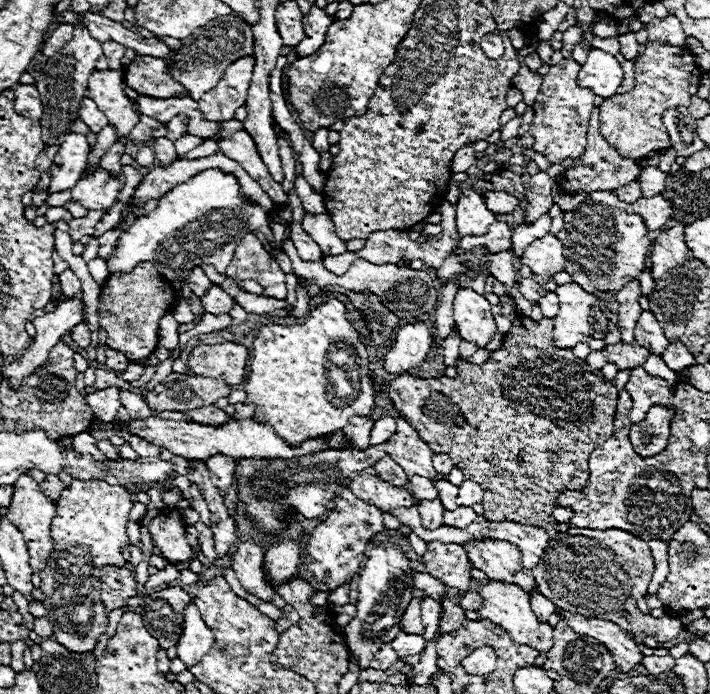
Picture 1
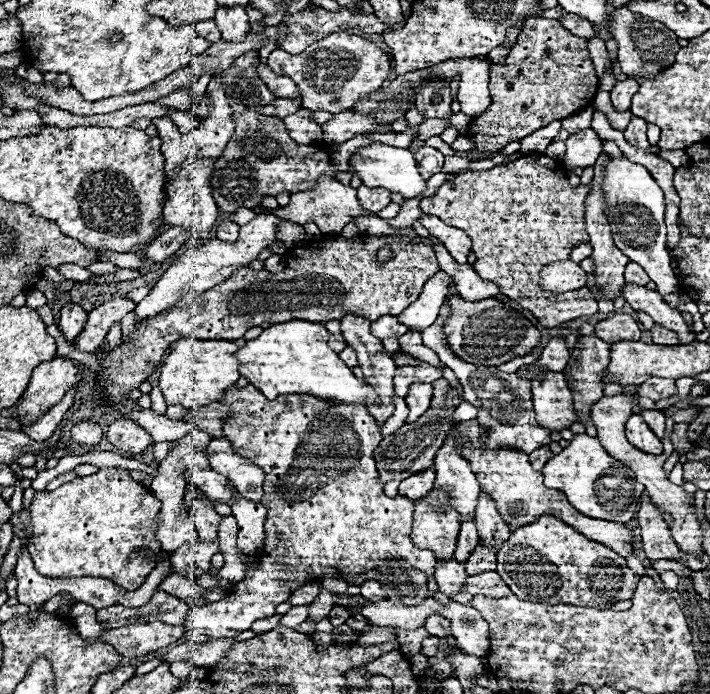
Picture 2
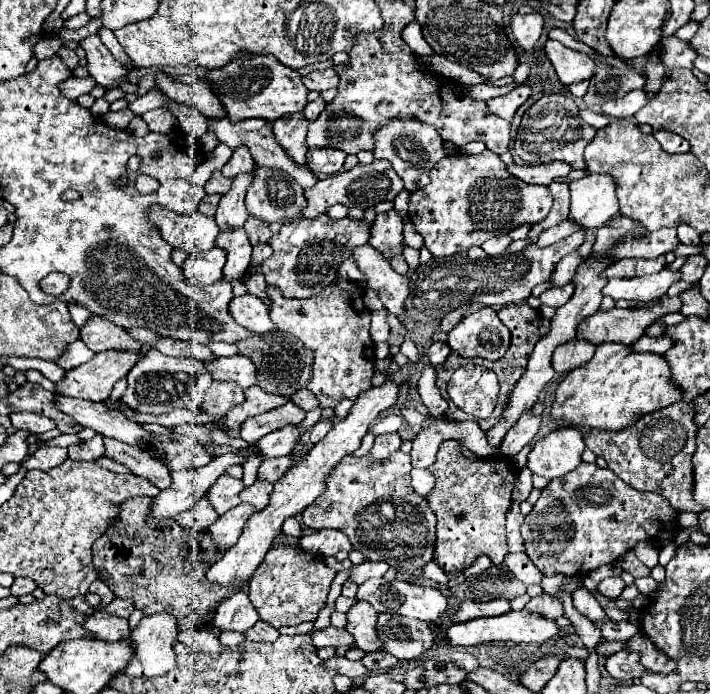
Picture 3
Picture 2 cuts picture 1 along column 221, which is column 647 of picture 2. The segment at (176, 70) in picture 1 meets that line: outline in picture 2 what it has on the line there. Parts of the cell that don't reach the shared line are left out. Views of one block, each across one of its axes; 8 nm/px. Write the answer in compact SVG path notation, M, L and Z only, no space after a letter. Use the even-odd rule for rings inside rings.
M616 8L608 20L608 32L618 42L618 64L624 74L640 76L640 78L656 78L662 70L674 64L676 54L680 50L676 34L668 30L664 24L634 14L626 8Z

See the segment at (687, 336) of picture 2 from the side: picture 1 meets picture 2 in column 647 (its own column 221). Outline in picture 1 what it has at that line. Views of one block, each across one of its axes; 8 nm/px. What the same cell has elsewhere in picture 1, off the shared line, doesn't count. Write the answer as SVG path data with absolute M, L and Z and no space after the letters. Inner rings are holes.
M210 286L208 294L202 298L202 306L206 312L210 314L224 314L224 312L230 312L232 306L234 306L234 300L228 292L224 292L220 286Z

